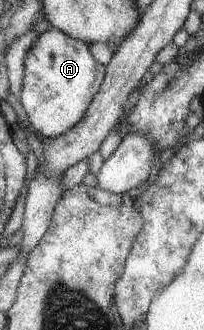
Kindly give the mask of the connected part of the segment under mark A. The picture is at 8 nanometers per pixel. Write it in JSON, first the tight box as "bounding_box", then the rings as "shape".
{"bounding_box":[19,27,106,139],"shape":[[[53,27],[40,33],[24,58],[23,89],[19,100],[30,121],[27,130],[51,139],[71,129],[85,115],[105,74],[106,65],[93,58],[84,41]]]}

